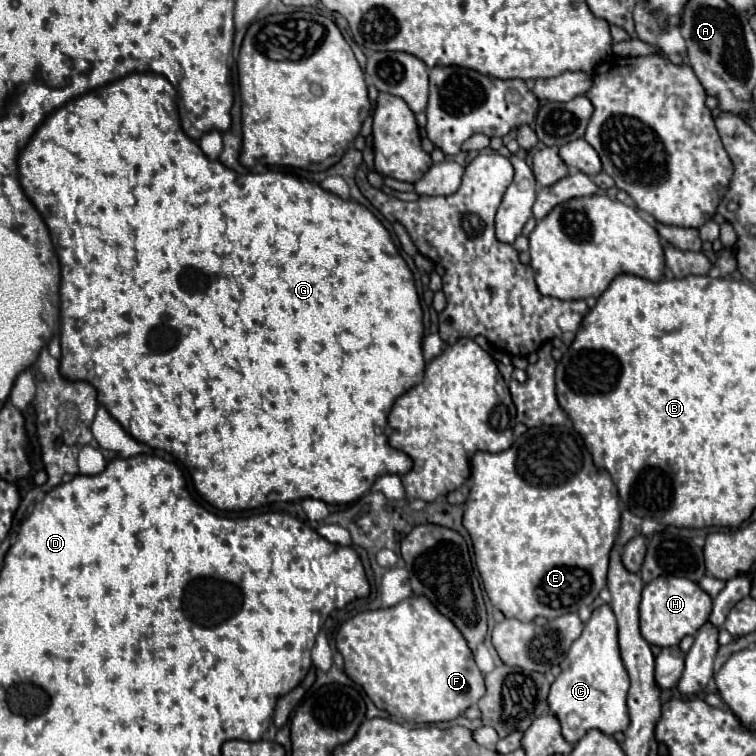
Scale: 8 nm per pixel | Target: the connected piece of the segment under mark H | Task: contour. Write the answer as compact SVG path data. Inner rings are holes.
M657 577L643 587L641 593L641 635L657 647L679 645L685 635L695 635L711 613L711 597L685 577Z

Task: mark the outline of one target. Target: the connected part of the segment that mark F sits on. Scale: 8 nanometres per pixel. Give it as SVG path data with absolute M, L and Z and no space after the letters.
M413 595L389 609L357 613L353 619L339 627L335 643L345 659L347 677L363 687L375 707L395 715L401 721L417 725L451 721L485 695L483 675L473 661L467 641L457 631L457 627L447 617L443 617L425 597Z

